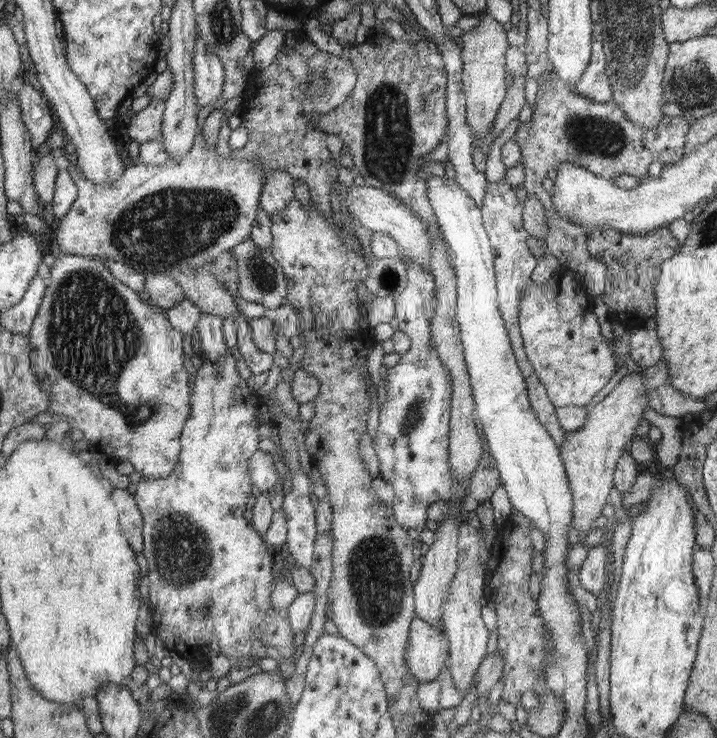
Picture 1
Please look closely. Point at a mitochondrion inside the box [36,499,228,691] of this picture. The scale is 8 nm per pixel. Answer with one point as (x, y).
(182, 553)

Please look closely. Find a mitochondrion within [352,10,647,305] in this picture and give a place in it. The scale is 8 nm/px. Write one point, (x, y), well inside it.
(388, 141)

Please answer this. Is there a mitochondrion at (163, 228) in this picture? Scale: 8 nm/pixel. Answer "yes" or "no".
yes

